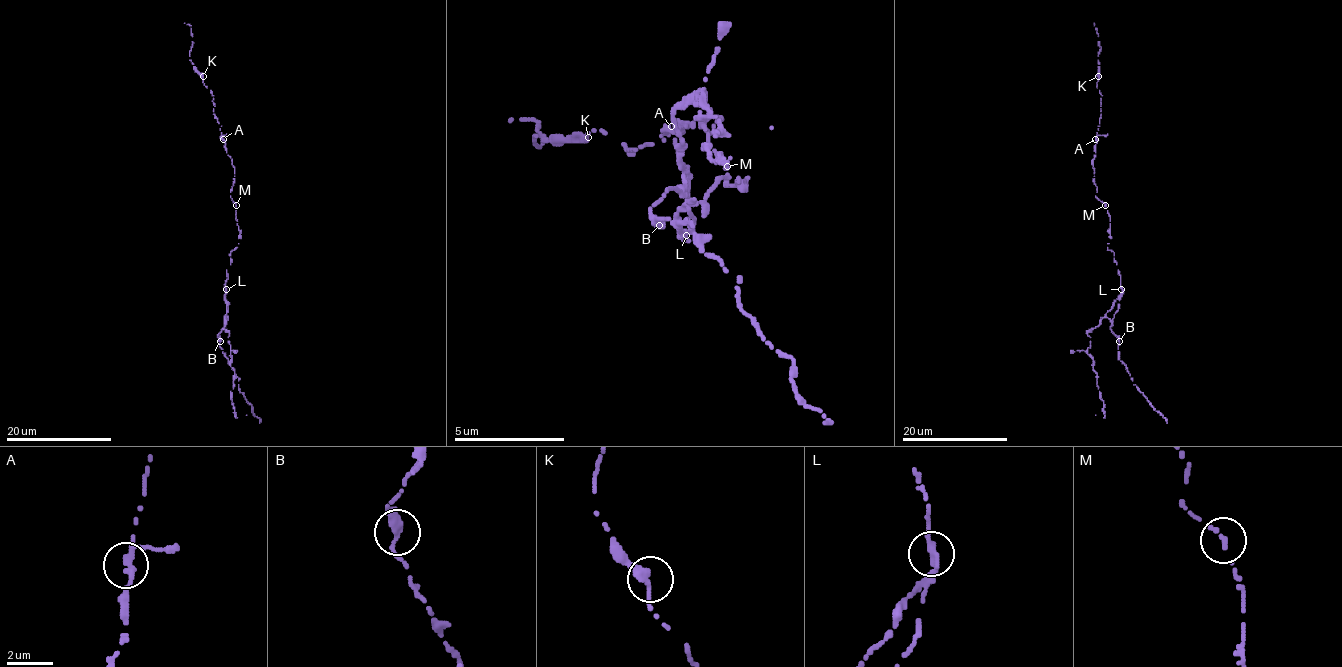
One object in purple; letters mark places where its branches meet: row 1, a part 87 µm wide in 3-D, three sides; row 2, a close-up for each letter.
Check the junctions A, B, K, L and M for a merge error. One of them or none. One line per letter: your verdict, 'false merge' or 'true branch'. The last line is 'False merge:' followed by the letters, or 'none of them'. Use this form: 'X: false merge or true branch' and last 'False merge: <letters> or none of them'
A: true branch
B: true branch
K: true branch
L: false merge
M: true branch
False merge: L

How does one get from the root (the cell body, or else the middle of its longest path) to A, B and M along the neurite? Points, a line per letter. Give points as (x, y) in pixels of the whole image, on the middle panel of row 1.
A: (731, 187), (704, 131), (720, 120), (709, 115), (682, 131), (671, 126)
B: (731, 187), (742, 181), (726, 176), (682, 236), (682, 170), (682, 192), (671, 187), (648, 209), (659, 225)
M: (731, 187), (726, 187), (726, 165)

